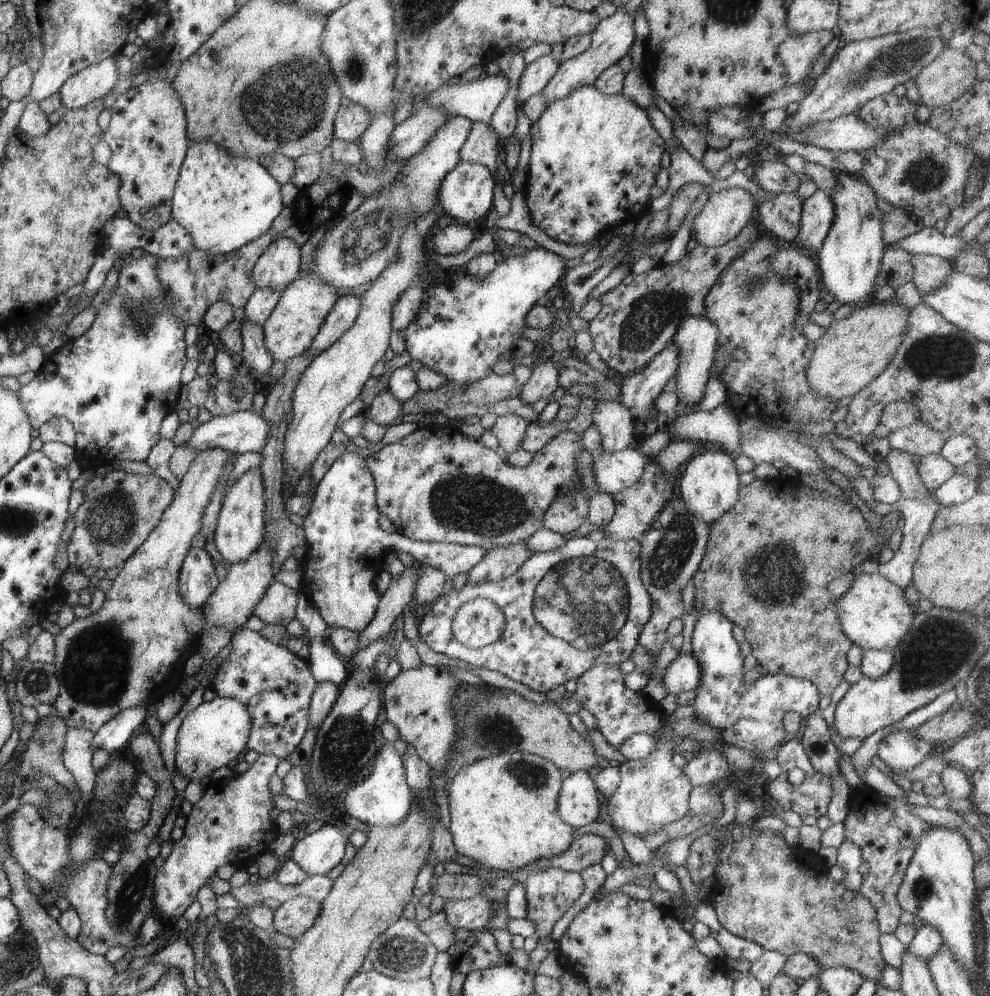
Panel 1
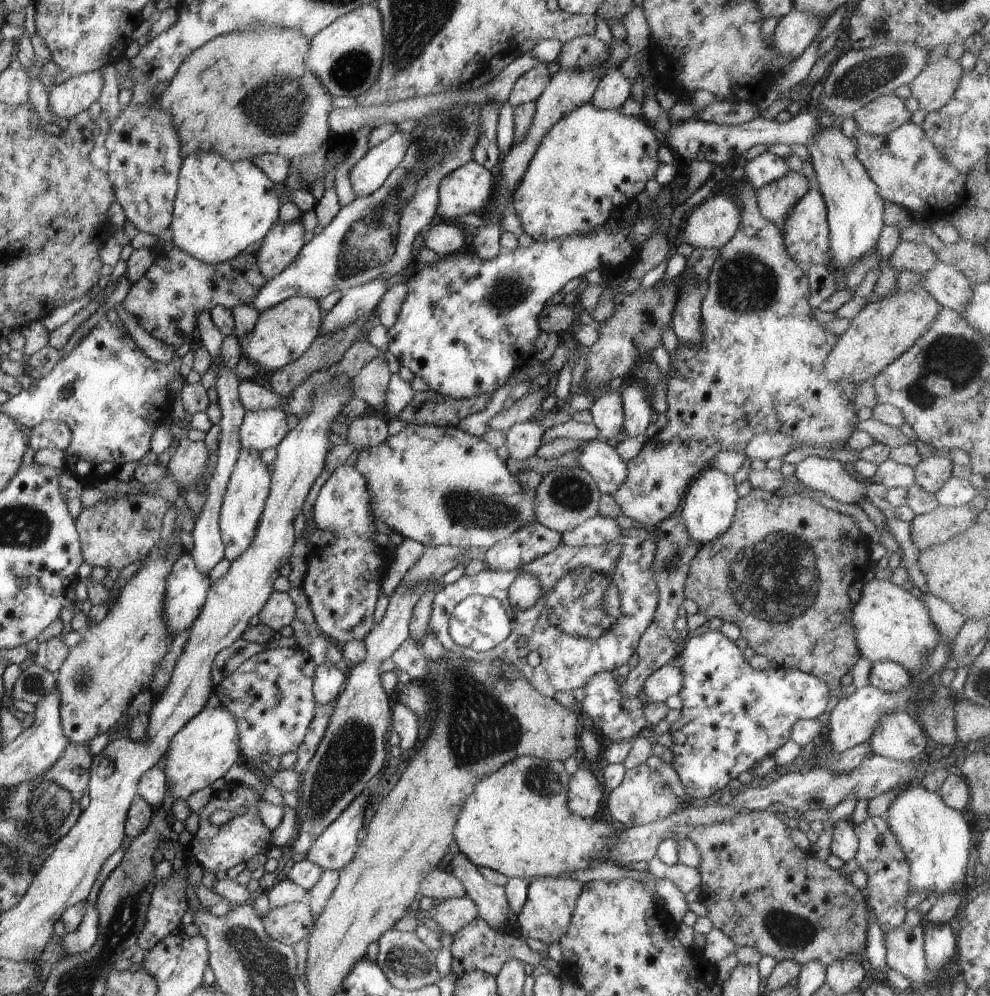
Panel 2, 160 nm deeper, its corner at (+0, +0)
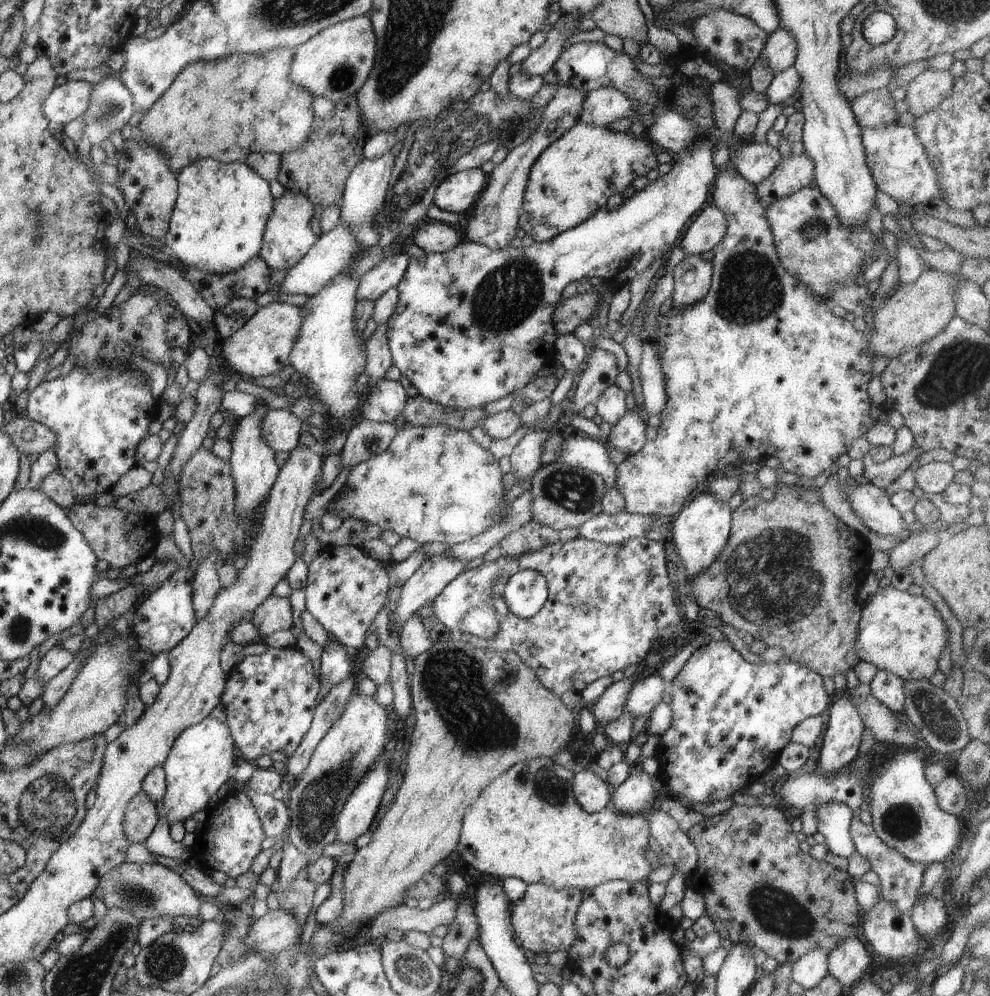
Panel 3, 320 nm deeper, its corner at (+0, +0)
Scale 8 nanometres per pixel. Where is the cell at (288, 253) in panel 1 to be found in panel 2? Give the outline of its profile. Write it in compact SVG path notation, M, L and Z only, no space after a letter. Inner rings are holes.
M302 218L294 222L276 221L268 234L261 240L257 252L257 265L266 280L278 276L306 244L304 240L306 229Z

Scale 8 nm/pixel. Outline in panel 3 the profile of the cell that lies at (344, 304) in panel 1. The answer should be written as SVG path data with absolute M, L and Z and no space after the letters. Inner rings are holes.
M398 253L373 266L366 274L361 276L357 300L375 301L387 290L396 287L402 280L408 265L409 256L406 253Z

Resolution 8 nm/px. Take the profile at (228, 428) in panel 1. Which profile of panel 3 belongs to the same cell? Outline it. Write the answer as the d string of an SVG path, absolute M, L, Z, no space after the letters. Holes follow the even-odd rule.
M270 409L261 424L265 441L277 453L289 453L295 449L304 428L301 418L288 409Z

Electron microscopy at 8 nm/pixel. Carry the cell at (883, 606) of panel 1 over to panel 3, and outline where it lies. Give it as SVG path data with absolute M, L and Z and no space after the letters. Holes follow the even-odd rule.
M889 586L879 588L877 593L861 607L859 631L855 649L860 661L873 664L878 670L886 671L905 681L930 680L939 669L938 661L942 651L949 644L949 633L940 613L925 595L910 595Z

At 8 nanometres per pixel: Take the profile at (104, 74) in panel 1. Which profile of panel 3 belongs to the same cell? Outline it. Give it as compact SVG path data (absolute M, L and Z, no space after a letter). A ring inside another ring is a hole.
M68 80L61 86L54 86L43 104L44 116L47 116L58 129L63 128L87 110L92 91L94 86L86 81Z

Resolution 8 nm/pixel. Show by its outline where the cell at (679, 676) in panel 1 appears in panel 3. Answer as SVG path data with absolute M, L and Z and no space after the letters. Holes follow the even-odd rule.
M659 674L642 678L633 682L624 705L624 713L637 716L648 716L652 709L662 701L662 694L669 690L669 684Z

